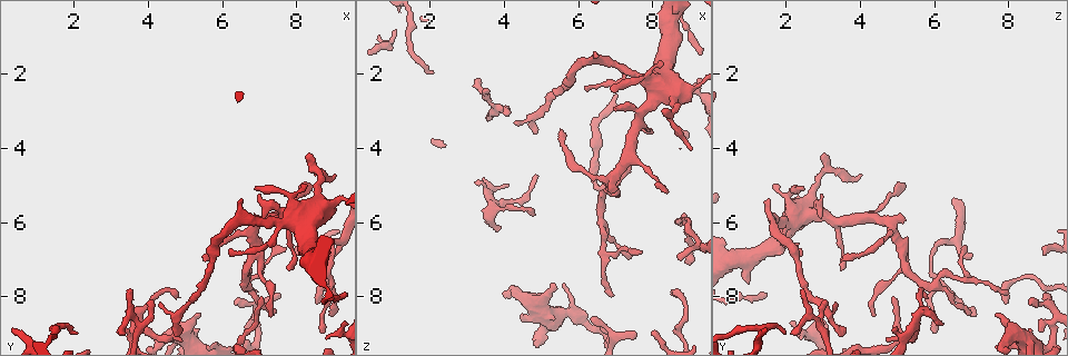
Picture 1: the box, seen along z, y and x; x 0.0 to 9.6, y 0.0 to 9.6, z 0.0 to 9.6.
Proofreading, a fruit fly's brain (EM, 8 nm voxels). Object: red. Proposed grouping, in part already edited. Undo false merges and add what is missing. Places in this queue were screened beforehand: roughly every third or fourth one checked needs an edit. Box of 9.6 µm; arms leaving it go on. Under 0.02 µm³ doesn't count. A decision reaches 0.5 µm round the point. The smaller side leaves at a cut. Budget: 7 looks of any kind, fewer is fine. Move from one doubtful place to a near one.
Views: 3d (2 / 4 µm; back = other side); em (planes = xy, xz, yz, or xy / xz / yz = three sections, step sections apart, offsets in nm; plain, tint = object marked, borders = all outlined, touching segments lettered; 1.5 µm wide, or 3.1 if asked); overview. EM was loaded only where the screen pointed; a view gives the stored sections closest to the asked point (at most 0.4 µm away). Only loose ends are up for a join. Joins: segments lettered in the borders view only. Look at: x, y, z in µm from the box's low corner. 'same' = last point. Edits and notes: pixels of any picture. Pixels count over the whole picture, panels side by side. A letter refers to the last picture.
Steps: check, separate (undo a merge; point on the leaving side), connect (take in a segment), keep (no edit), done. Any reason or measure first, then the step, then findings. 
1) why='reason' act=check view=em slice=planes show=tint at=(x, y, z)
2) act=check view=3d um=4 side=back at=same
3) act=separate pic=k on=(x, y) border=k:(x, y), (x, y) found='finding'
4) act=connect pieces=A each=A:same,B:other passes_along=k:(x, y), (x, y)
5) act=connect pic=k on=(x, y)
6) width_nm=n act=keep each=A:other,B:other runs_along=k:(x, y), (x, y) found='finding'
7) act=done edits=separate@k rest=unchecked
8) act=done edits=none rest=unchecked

act=check view=3d um=4 at=(8.45, 5.00, 5.25)

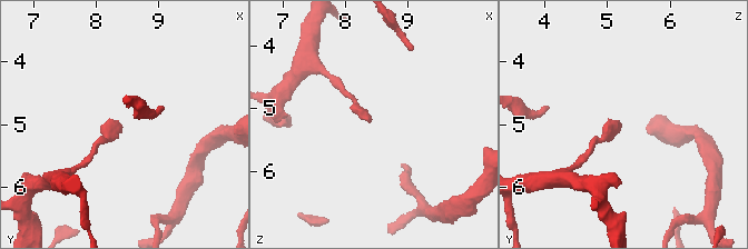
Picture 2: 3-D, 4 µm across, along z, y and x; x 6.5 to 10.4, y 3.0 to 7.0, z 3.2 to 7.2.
act=check view=em slice=xy step=4 show=borders at=(8.35, 4.95, 5.25)

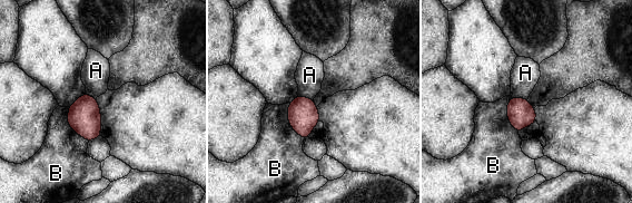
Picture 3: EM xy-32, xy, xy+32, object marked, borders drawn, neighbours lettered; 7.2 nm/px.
act=keep each=A:other,B:other border=3:(68, 107), (67, 123), (88, 142) found='none of them fits'

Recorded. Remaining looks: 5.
why='sharp bend' act=check view=em slice=planes show=plain at=(3.55, 8.60, 2.65)

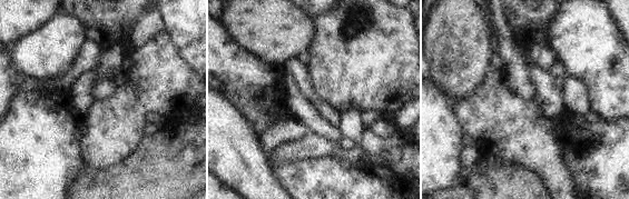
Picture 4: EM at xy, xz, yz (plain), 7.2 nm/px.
why='where the object lies' act=check view=em slice=planes show=tint at=same

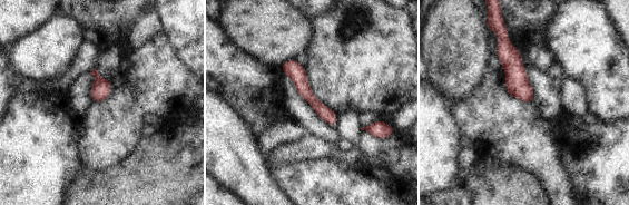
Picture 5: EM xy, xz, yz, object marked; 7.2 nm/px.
act=check view=em slice=planes show=borders at=same

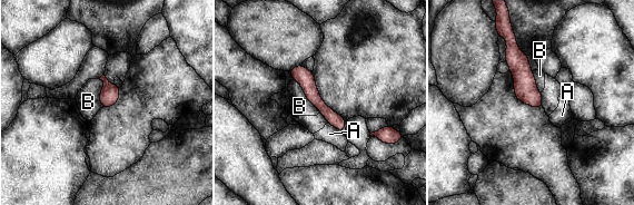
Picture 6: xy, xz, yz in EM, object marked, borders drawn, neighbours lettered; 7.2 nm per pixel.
longest_contact=B:320nm act=keep each=A:other,B:other runs_along=6:(293, 70), (342, 128) found='continuous, no second cell'

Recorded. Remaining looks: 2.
why='an open end' act=check view=em slice=planes show=borders at=(3.20, 8.90, 4.90)

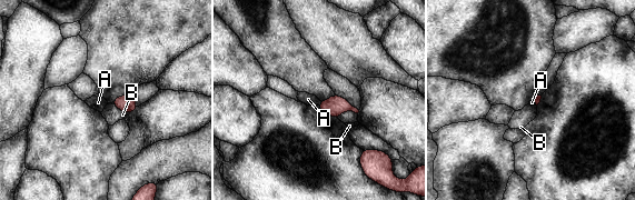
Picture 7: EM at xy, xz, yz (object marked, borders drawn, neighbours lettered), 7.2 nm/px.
act=keep each=A:other,B:other border=7:(320, 101), (316, 104) found='no lettered segment goes on from it'

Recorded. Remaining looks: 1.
act=done edits=none rest=unchecked

